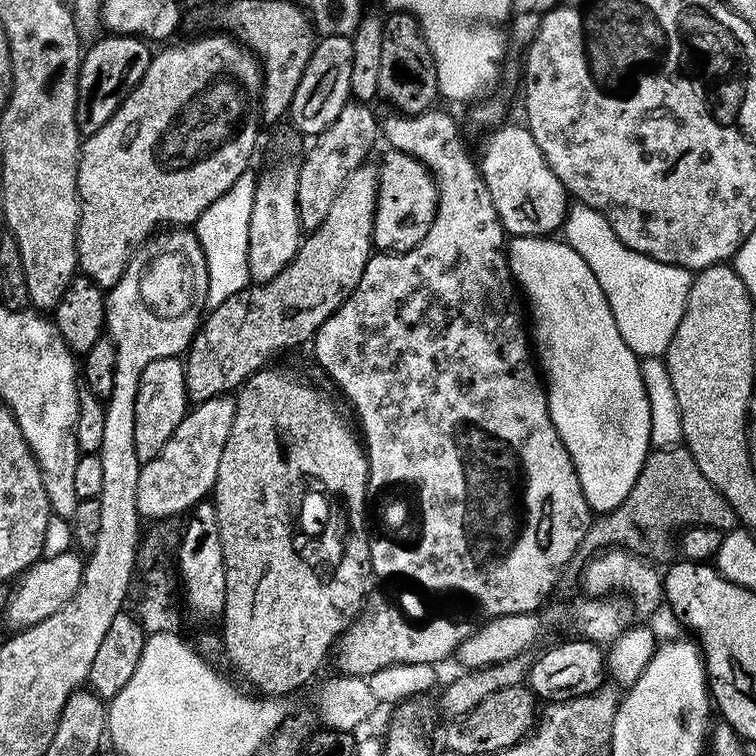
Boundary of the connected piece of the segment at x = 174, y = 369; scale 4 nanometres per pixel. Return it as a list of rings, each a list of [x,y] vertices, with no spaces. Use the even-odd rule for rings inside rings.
[[[175,356],[150,362],[150,366],[142,370],[134,402],[134,450],[140,461],[152,460],[159,455],[189,411],[190,401],[184,381],[183,363]]]

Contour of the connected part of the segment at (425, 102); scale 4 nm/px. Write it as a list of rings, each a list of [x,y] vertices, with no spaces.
[[[389,11],[383,17],[384,31],[379,33],[382,46],[382,67],[378,73],[379,99],[389,100],[393,109],[405,114],[425,112],[433,107],[440,96],[438,74],[430,46],[424,33],[420,31],[420,22],[409,12]]]

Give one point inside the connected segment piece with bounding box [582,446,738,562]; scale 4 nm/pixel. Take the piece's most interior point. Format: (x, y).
(670, 492)

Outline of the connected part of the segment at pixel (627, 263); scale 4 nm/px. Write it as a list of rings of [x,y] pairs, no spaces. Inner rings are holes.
[[[582,203],[569,207],[562,225],[562,236],[575,252],[582,254],[590,270],[594,270],[606,294],[606,302],[610,302],[614,322],[618,322],[618,334],[622,334],[626,346],[630,346],[630,350],[640,358],[663,357],[670,346],[670,338],[674,338],[674,330],[678,330],[678,322],[682,322],[693,273],[630,250],[617,238],[614,230],[610,230],[610,222],[606,222],[602,214]]]

